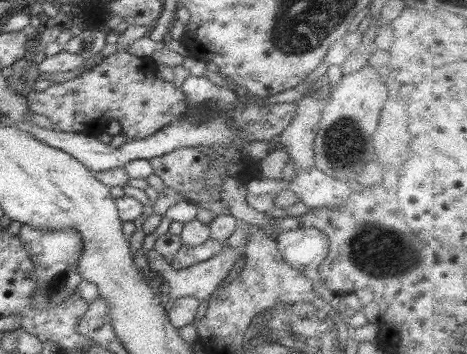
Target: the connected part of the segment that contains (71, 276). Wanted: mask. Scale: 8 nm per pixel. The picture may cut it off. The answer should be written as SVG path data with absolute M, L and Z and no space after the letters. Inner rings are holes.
M22 224L18 234L31 263L31 277L33 277L33 294L31 294L31 308L43 309L53 307L67 299L81 283L81 275L77 273L77 260L81 256L81 237L73 229L63 228L57 230L35 229L27 224Z

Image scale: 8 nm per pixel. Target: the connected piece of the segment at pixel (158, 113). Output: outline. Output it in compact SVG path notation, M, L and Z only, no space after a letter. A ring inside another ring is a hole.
M127 52L111 54L91 70L68 81L53 83L43 91L29 89L25 100L27 109L55 124L54 130L93 135L105 131L109 122L117 121L126 140L145 138L167 127L187 109L180 87L154 77L149 58L137 58Z

